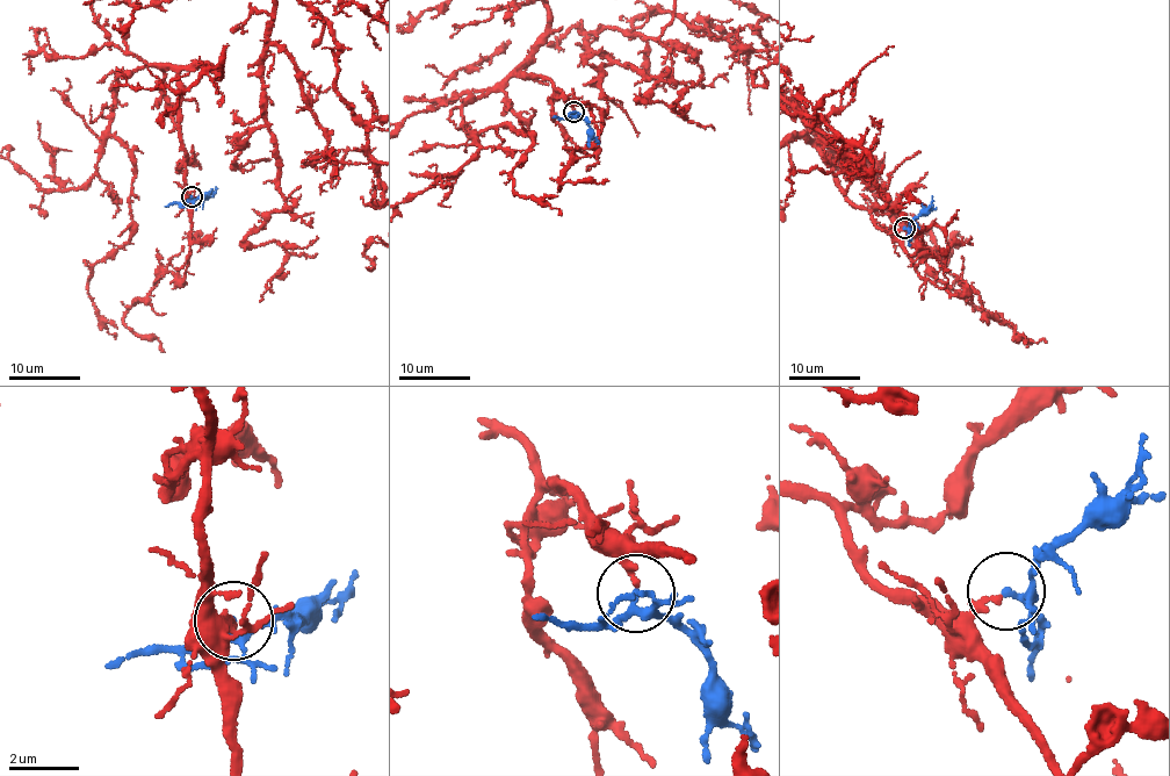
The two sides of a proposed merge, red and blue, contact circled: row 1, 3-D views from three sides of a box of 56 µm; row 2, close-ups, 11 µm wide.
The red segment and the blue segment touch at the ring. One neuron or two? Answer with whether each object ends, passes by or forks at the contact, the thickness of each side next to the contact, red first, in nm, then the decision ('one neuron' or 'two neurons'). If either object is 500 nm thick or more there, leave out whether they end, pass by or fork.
red ends there; blue forks there; 200 nm thick on the red side, 140 nm on the other; one neuron

